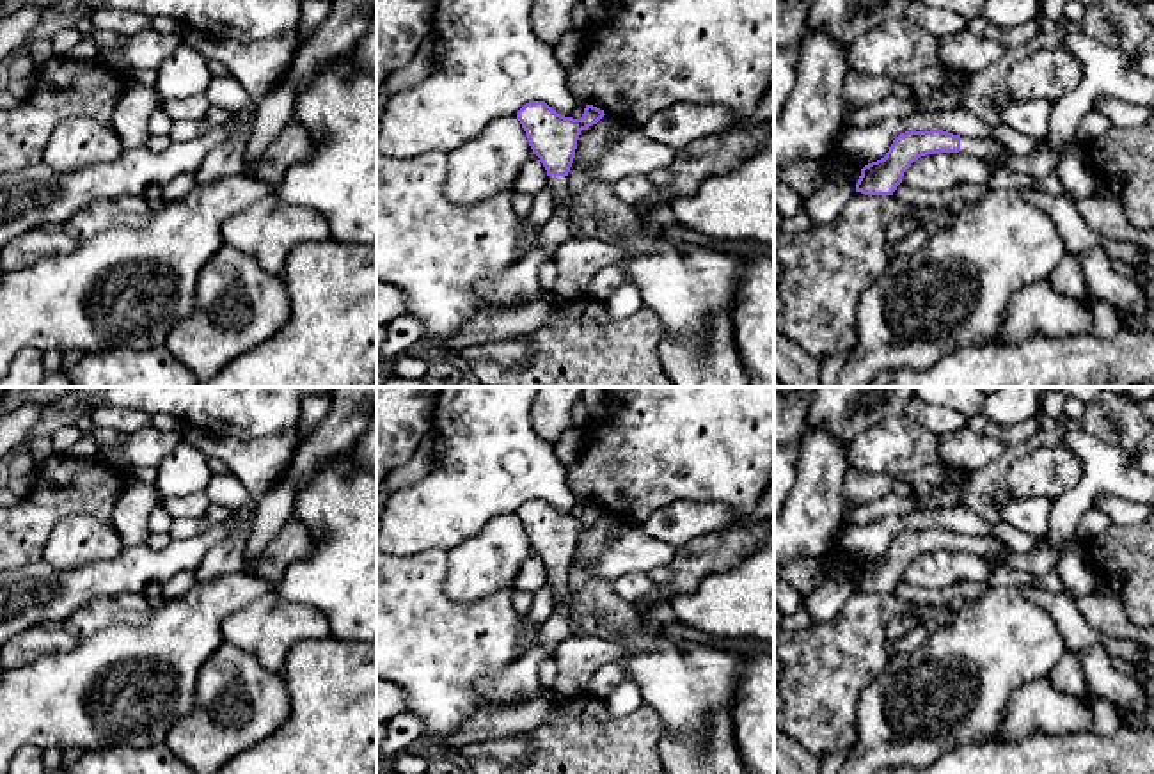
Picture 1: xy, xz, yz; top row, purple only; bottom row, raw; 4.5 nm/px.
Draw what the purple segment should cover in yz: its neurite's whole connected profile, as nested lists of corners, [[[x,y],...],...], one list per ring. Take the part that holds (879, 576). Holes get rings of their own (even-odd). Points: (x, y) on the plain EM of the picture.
[[[943,527],[905,529],[893,538],[884,556],[861,566],[856,589],[865,593],[893,593],[913,559],[927,552],[959,549],[982,556],[989,565],[1012,554],[994,536],[969,536]]]

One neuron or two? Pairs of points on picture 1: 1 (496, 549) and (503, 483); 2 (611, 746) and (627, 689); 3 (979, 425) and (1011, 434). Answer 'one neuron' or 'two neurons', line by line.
1: two neurons
2: two neurons
3: one neuron

